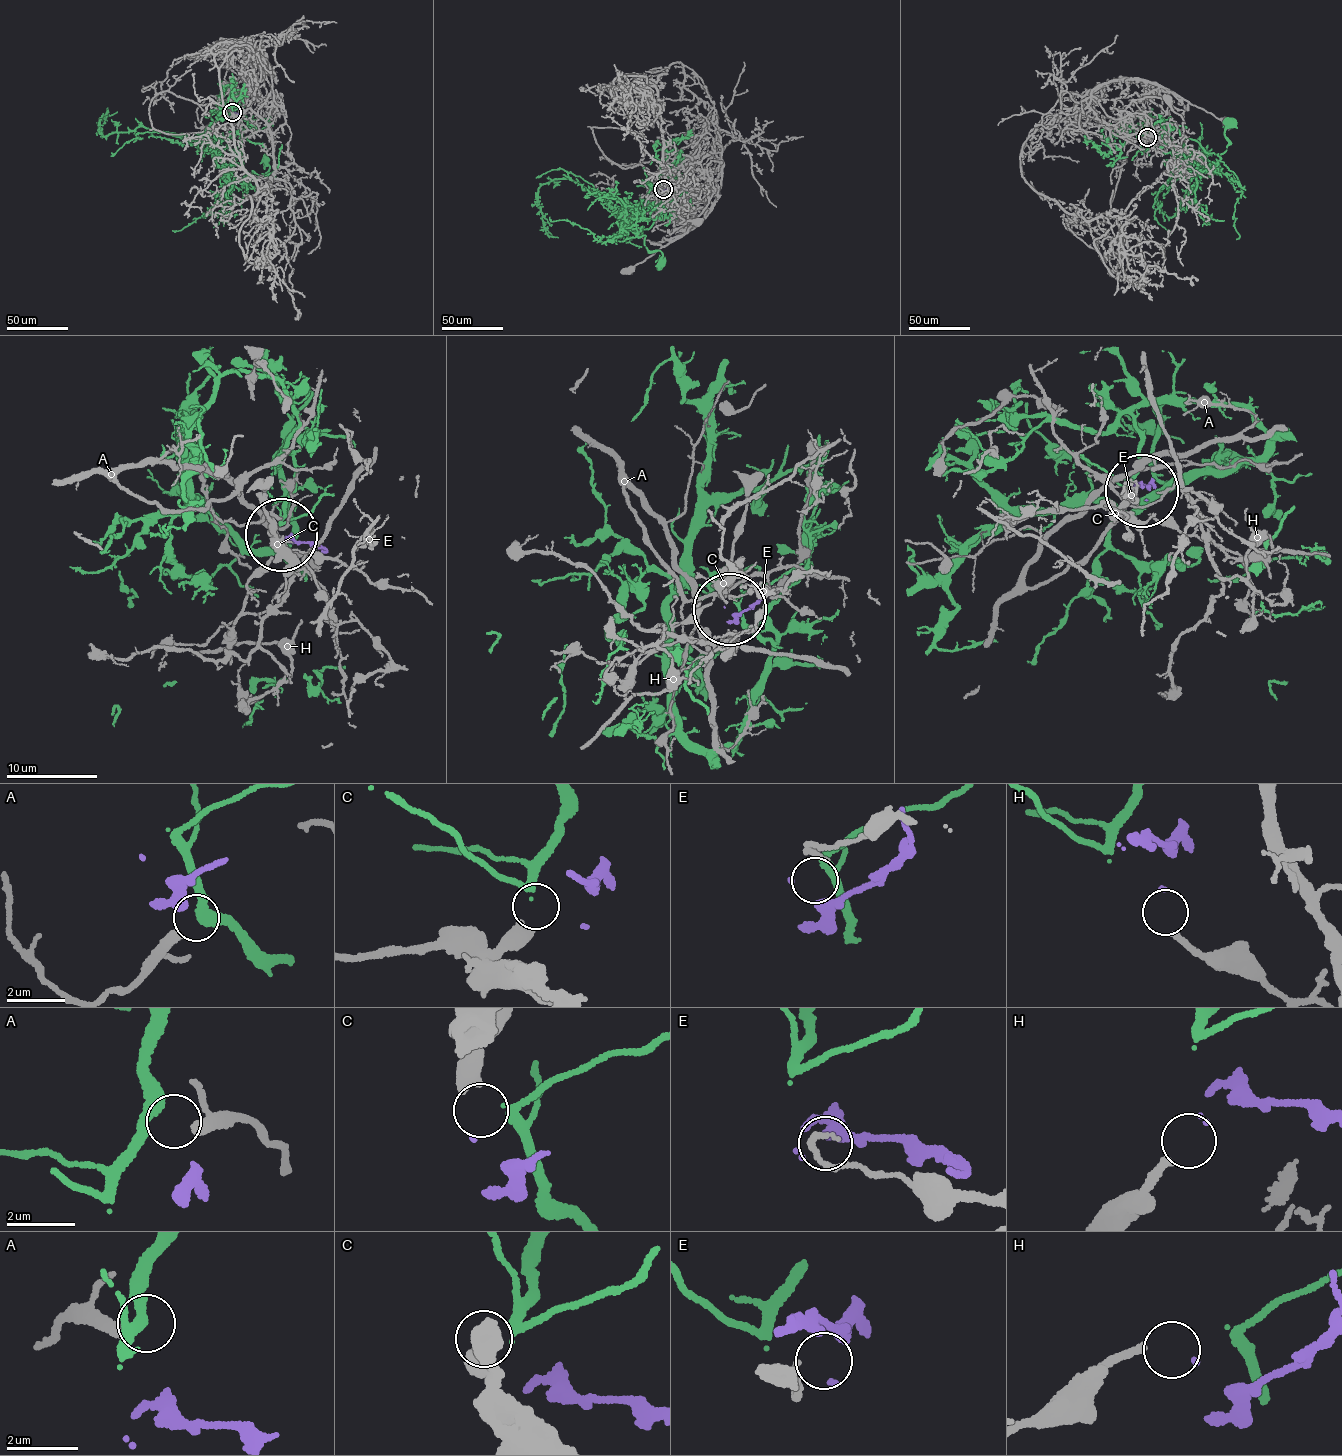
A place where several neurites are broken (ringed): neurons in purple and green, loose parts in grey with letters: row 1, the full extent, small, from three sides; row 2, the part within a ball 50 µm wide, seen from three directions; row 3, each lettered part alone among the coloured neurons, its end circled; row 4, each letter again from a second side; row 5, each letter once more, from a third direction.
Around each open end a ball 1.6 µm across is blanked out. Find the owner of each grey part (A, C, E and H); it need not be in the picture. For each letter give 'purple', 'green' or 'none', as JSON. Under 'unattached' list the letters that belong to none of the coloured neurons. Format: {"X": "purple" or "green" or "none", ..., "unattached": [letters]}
{"A": "none", "C": "green", "E": "purple", "H": "none", "unattached": ["A", "H"]}

